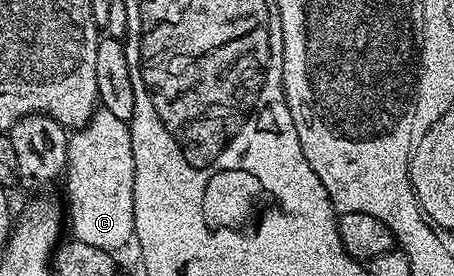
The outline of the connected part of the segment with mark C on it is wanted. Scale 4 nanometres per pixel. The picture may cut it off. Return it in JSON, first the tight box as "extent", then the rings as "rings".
{"extent":[64,108,134,253],"rings":[[[97,108],[85,126],[73,130],[67,143],[67,161],[64,184],[66,183],[66,219],[70,221],[71,236],[92,247],[101,247],[111,253],[118,253],[133,240],[134,229],[134,159],[131,126],[116,115]]]}

